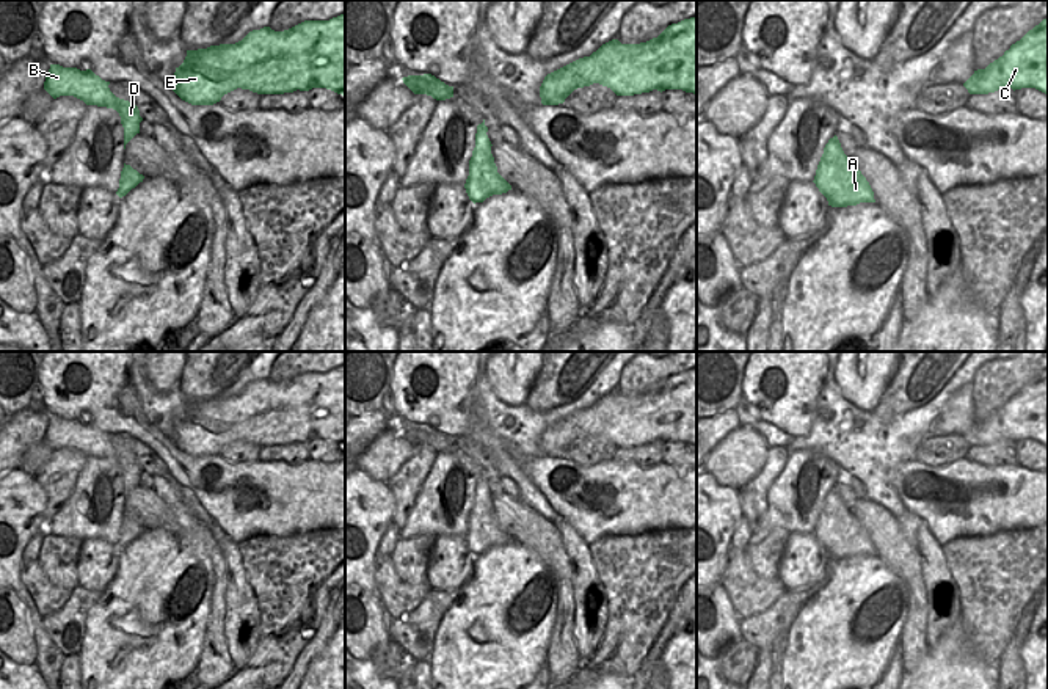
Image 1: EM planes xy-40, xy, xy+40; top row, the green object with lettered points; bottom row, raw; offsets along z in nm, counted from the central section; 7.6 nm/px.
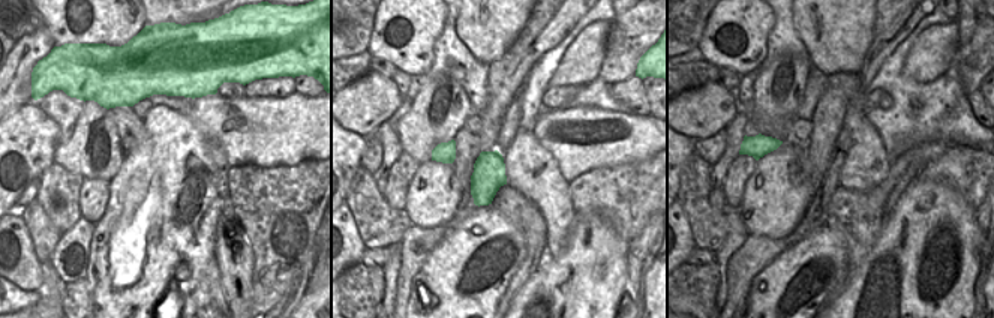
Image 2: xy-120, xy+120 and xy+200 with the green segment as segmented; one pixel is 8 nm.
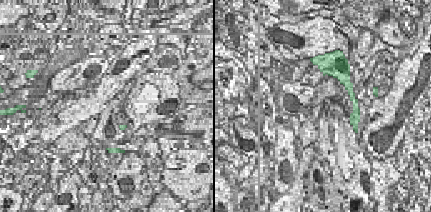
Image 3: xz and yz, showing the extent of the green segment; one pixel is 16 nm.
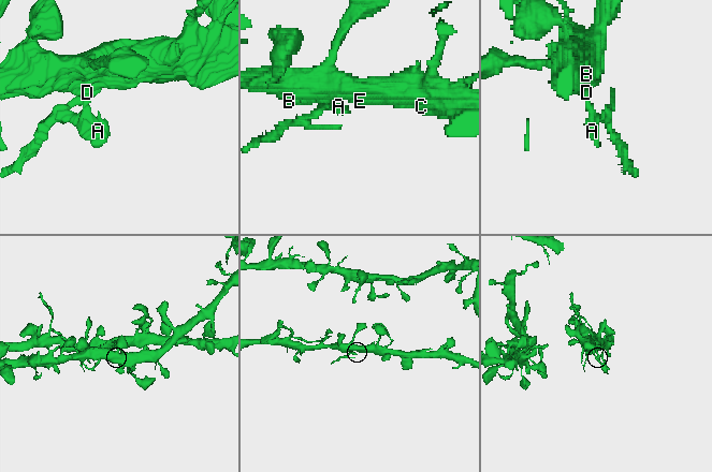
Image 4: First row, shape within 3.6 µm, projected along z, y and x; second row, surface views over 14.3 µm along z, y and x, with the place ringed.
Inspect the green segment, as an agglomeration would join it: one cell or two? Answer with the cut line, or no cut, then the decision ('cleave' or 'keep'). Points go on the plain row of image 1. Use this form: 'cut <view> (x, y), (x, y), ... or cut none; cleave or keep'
cut xy-40 (135, 485), (124, 488); cleave

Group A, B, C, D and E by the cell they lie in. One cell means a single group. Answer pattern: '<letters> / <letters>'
A / B C D E

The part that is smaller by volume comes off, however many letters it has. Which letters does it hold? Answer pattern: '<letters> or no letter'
A.

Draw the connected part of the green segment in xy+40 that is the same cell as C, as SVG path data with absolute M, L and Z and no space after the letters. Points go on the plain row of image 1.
M1048 369L963 435L970 446L1035 439L1048 446Z

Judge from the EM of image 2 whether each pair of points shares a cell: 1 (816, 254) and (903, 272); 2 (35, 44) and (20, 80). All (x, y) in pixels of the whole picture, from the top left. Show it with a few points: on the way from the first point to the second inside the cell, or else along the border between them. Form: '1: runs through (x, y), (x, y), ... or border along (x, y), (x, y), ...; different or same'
1: border along (852, 267), (849, 281), (831, 297); different
2: runs through (27, 53), (20, 62), (20, 71); same

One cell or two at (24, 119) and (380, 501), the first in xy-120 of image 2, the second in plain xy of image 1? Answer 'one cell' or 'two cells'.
one cell

